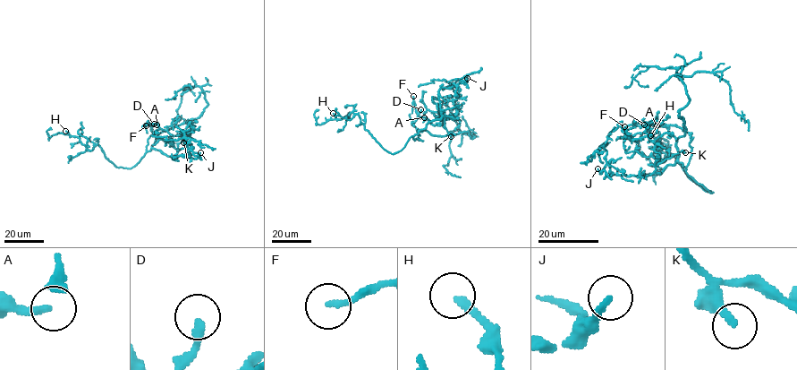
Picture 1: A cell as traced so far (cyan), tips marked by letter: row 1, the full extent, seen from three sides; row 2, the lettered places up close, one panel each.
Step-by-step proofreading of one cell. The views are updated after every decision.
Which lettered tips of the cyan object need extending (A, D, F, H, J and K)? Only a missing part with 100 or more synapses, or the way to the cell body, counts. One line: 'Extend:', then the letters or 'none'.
Extend: none

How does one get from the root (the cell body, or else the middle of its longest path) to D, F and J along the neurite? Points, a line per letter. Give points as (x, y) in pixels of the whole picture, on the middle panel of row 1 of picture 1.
D: (423, 130), (413, 138), (419, 140), (413, 124), (420, 109)
F: (423, 130), (413, 138), (419, 140), (413, 124), (417, 116), (413, 96)
J: (423, 130), (419, 131), (441, 117), (438, 90), (463, 82), (467, 78)

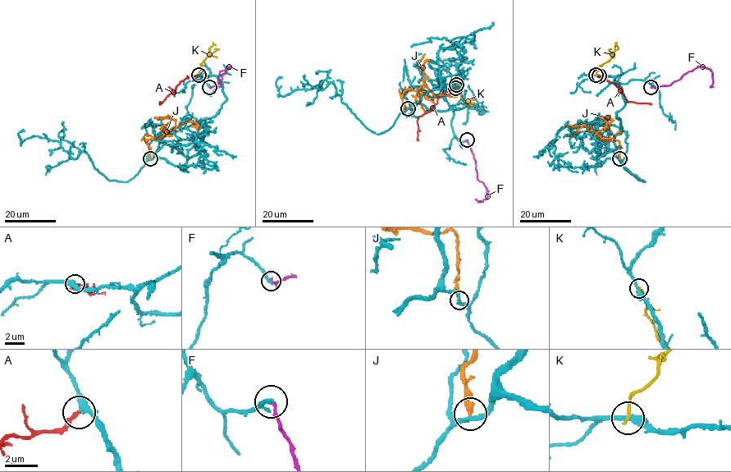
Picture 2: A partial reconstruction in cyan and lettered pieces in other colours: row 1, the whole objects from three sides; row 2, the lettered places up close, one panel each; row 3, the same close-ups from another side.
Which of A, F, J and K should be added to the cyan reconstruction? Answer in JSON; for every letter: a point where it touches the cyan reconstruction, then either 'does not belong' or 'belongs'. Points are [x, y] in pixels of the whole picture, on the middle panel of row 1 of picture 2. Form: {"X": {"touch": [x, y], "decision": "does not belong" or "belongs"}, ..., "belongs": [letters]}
{"A": {"touch": [455, 88], "decision": "belongs"}, "F": {"touch": [467, 139], "decision": "does not belong"}, "J": {"touch": [408, 108], "decision": "does not belong"}, "K": {"touch": [456, 84], "decision": "does not belong"}, "belongs": ["A"]}

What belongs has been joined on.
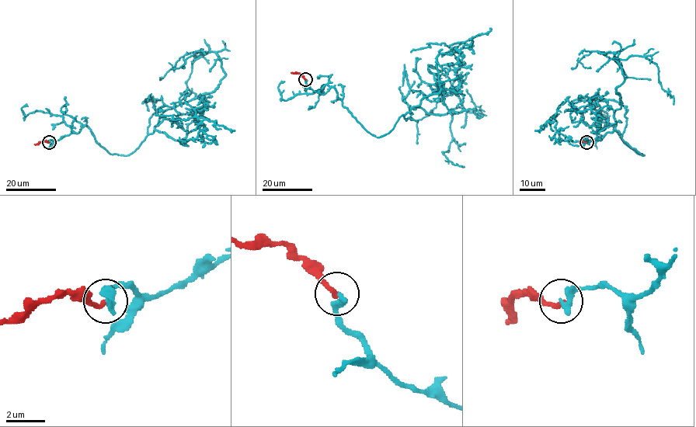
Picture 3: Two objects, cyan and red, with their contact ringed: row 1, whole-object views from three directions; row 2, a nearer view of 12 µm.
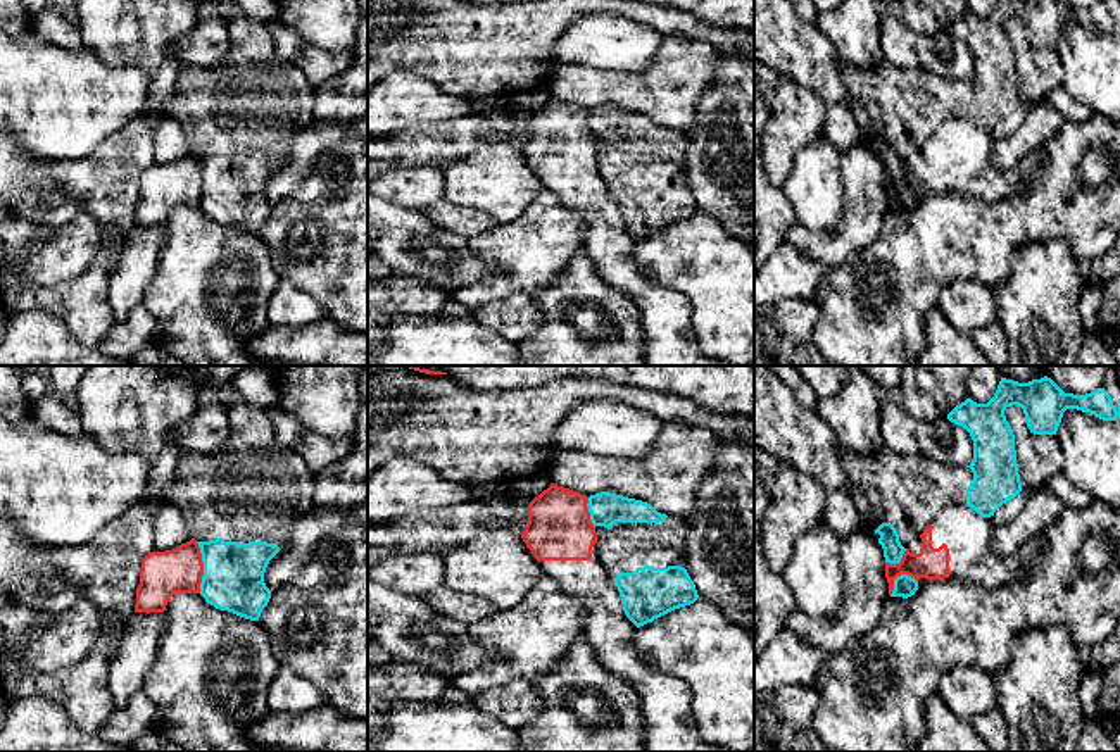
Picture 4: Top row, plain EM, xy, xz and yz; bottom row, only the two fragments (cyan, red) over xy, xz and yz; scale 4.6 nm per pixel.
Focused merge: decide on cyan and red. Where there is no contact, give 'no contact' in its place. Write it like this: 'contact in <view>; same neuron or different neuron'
contact in xy; different neuron

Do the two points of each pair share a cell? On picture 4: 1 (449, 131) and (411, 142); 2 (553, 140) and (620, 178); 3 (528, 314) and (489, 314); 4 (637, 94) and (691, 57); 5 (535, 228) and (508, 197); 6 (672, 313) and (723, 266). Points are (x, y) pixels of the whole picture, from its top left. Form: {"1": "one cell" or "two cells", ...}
{"1": "one cell", "2": "two cells", "3": "one cell", "4": "one cell", "5": "two cells", "6": "two cells"}

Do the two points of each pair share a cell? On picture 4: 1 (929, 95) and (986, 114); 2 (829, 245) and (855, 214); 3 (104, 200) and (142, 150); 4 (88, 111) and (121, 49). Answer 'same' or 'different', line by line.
1: same
2: same
3: same
4: different

